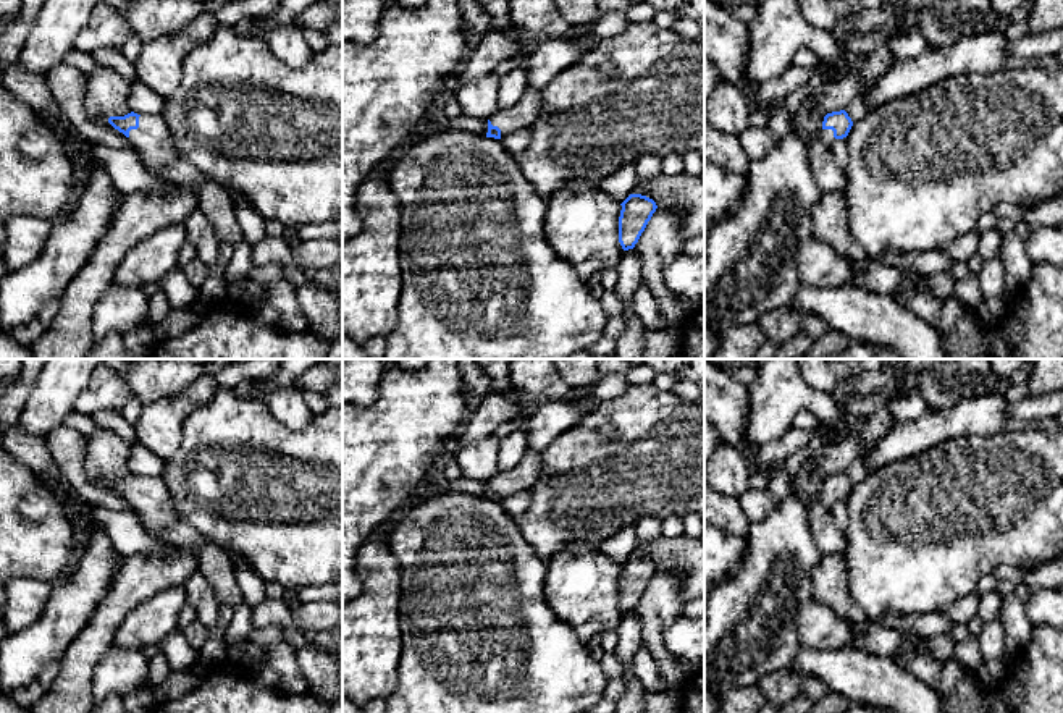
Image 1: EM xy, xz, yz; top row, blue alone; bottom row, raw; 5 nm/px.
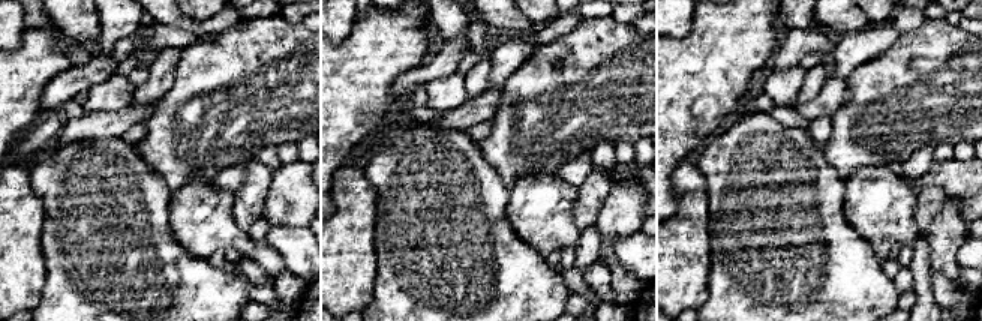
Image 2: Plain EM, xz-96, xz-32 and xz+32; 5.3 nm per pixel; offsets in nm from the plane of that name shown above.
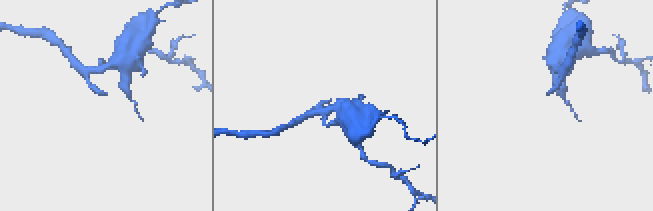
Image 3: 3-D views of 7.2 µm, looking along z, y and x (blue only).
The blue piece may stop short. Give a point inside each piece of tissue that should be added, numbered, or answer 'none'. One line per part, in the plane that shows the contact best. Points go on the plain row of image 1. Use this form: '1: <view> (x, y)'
1: xy (152, 502)

